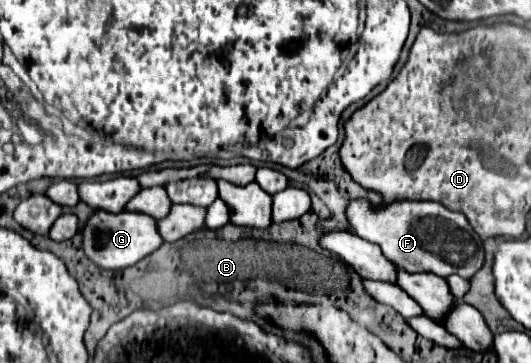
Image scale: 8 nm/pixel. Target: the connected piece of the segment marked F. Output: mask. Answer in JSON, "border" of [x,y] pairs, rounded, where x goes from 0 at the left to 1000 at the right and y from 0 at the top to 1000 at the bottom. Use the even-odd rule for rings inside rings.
{"border":[[[663,551],[652,590],[667,645],[712,672],[723,705],[765,749],[814,749],[832,766],[863,755],[885,771],[911,733],[904,650],[866,584],[851,584],[825,556],[761,551],[701,579],[693,551]]]}

